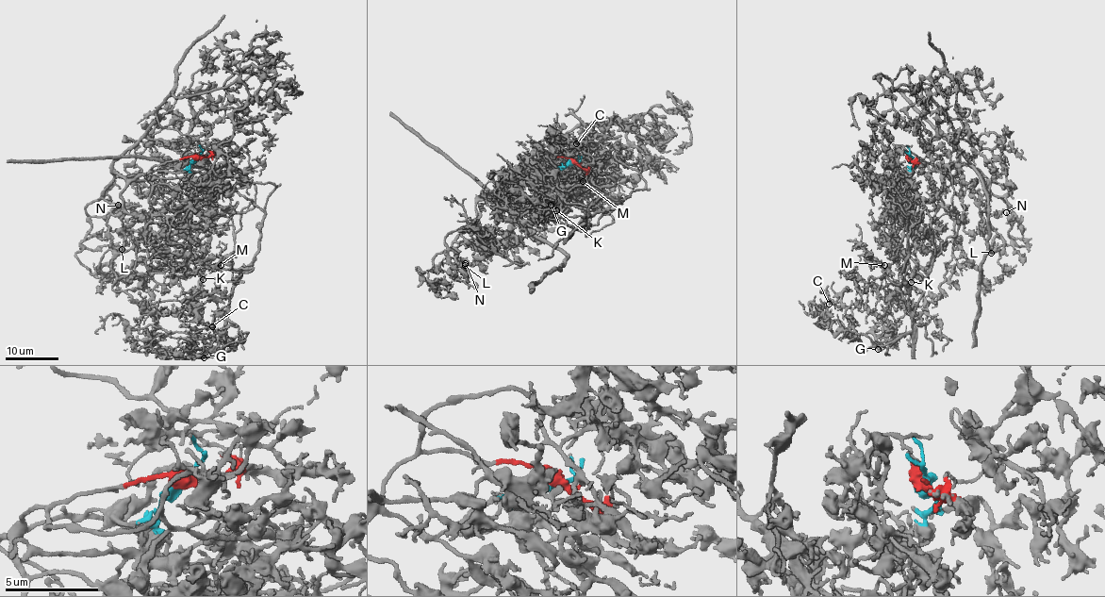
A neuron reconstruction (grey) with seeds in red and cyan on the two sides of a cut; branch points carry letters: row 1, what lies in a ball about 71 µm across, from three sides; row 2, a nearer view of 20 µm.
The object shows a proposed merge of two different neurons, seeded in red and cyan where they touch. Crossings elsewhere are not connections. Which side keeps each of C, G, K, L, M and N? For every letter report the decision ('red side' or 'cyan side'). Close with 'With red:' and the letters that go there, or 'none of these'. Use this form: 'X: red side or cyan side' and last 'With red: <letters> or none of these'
C: cyan side
G: cyan side
K: cyan side
L: red side
M: cyan side
N: red side
With red: L, N

